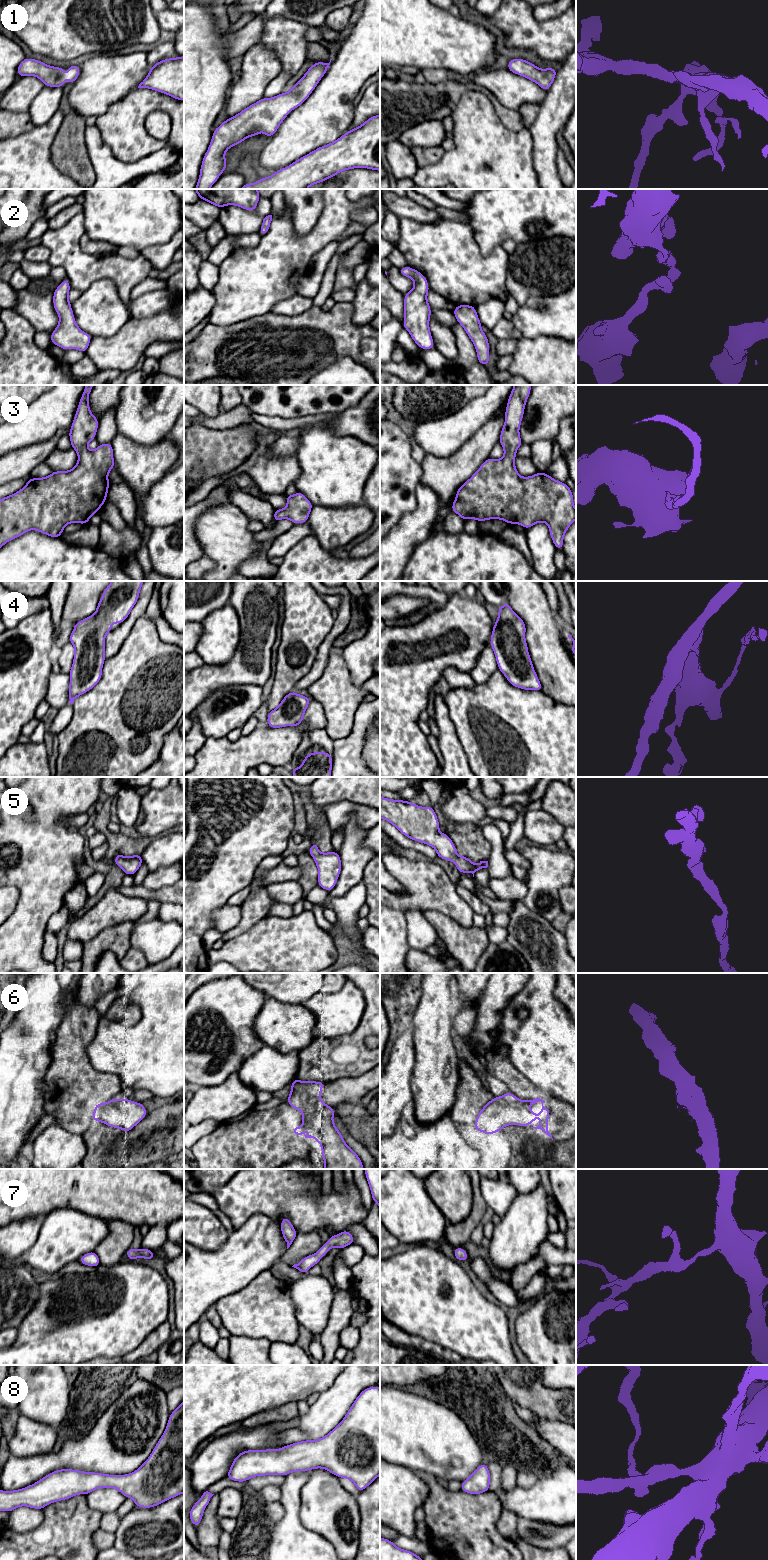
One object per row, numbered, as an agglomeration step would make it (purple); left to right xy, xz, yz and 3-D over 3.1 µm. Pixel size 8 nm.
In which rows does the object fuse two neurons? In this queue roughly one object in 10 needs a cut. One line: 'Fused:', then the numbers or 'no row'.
Fused: no row

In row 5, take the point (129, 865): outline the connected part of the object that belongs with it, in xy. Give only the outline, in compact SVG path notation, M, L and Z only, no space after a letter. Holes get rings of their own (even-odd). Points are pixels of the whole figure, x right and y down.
M119 852L115 856L114 862L115 865L119 866L123 870L123 873L134 876L137 870L141 867L143 860L140 854L126 857L122 856L121 852Z

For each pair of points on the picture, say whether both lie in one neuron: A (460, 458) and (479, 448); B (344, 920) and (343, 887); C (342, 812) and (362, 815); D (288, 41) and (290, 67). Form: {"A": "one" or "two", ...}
{"A": "one", "B": "two", "C": "one", "D": "one"}

